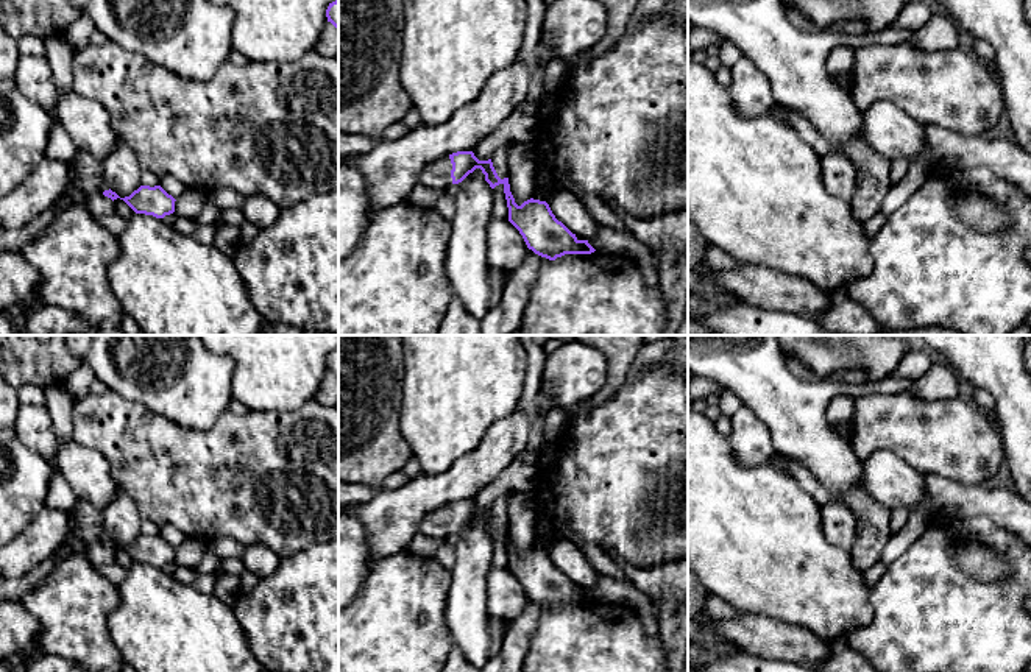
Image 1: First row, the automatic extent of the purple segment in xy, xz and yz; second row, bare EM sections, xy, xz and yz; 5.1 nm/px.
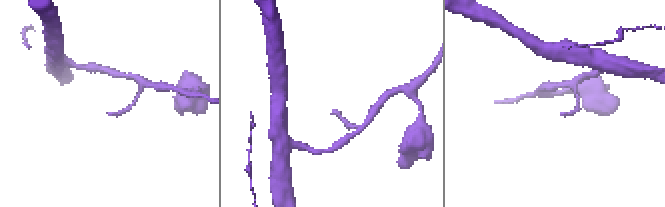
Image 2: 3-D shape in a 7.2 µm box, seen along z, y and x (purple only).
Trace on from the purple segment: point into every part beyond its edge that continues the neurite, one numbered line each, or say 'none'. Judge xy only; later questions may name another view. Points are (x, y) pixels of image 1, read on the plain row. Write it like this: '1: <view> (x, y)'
none

